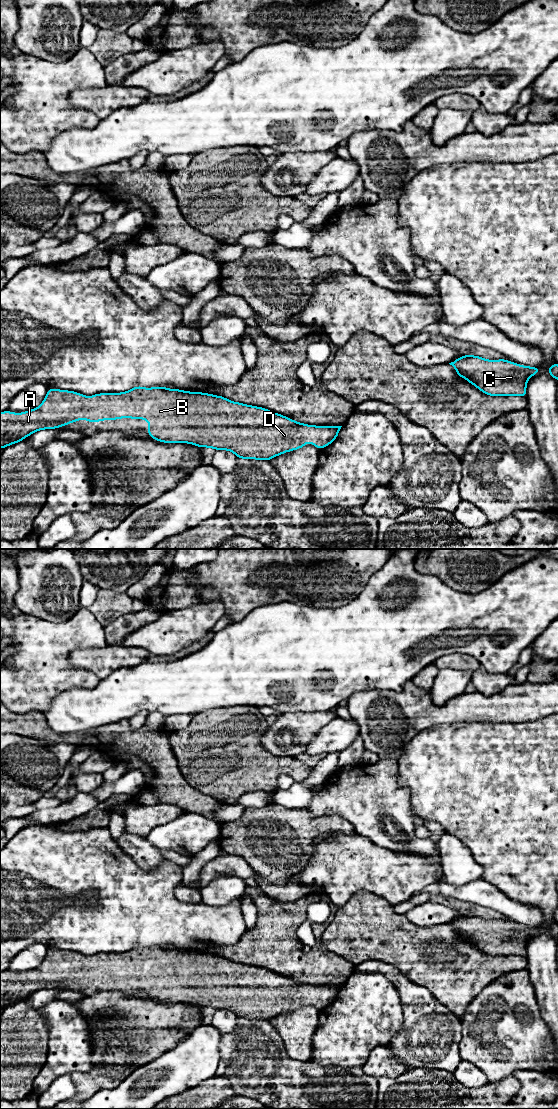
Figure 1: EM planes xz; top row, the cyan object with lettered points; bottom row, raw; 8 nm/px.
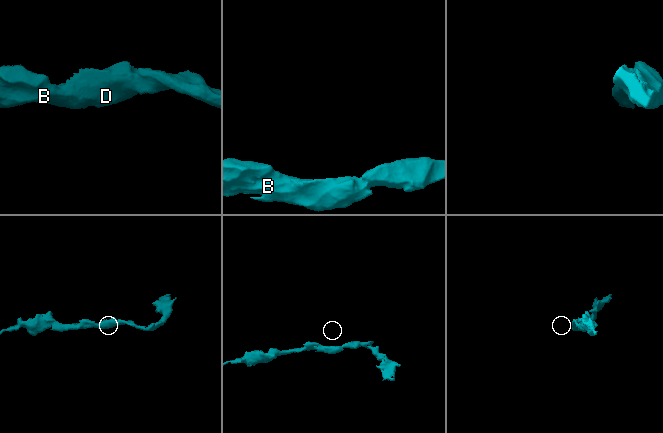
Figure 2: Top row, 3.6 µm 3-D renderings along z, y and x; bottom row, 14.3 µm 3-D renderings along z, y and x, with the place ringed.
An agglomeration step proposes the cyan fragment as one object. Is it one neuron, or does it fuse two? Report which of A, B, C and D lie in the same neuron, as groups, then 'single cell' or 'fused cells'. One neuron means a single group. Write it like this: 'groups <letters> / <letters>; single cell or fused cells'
groups A B C D; single cell

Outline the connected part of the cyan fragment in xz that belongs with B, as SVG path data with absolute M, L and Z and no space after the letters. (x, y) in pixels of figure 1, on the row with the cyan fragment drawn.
M136 386L122 393L100 393L90 397L74 391L49 388L39 407L23 413L12 413L9 410L0 413L0 448L4 449L11 444L21 442L38 430L59 428L81 419L94 423L120 418L146 419L150 423L148 435L160 442L189 443L201 448L210 447L215 450L229 450L238 458L268 461L280 454L305 447L307 440L309 444L314 444L316 448L322 450L335 441L342 427L306 425L268 409L233 402L223 396L168 389L166 387L144 388Z

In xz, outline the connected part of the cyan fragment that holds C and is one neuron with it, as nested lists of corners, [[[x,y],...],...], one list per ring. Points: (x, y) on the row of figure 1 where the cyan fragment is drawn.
[[[467,354],[449,363],[456,369],[456,373],[476,386],[483,393],[490,396],[523,396],[527,397],[526,385],[530,377],[540,373],[537,367],[522,366],[505,359],[487,360],[479,356]]]

